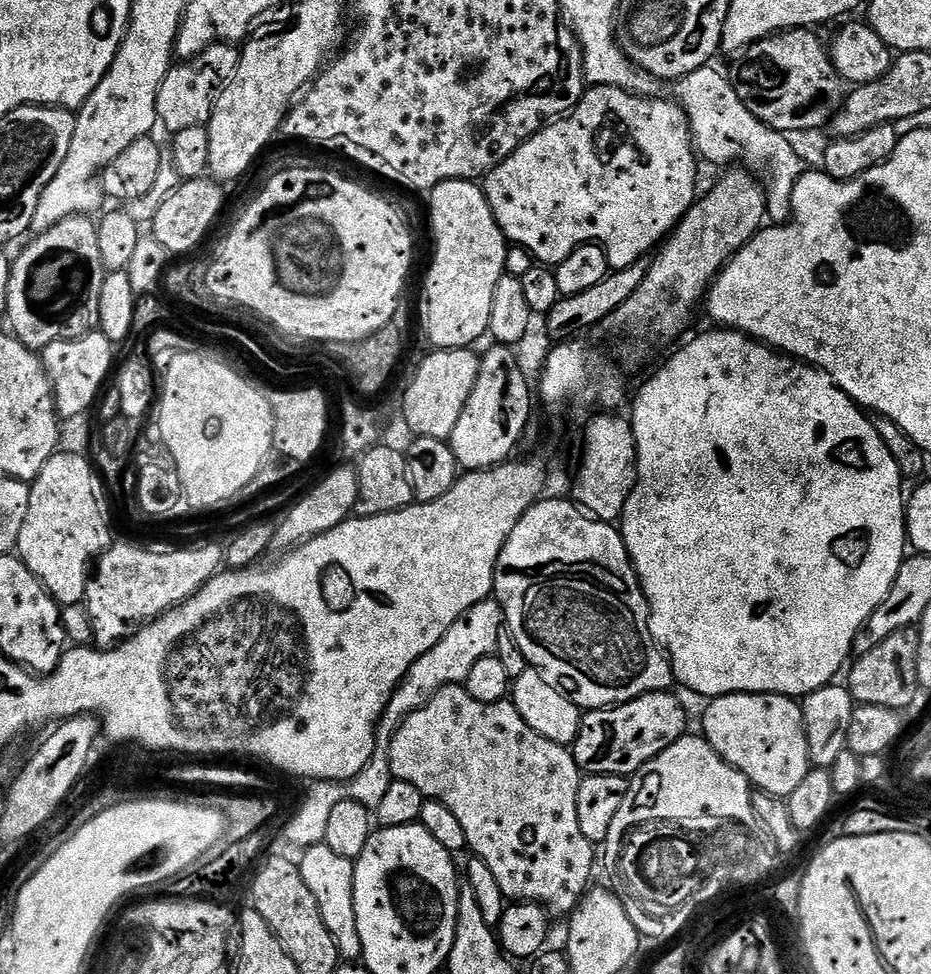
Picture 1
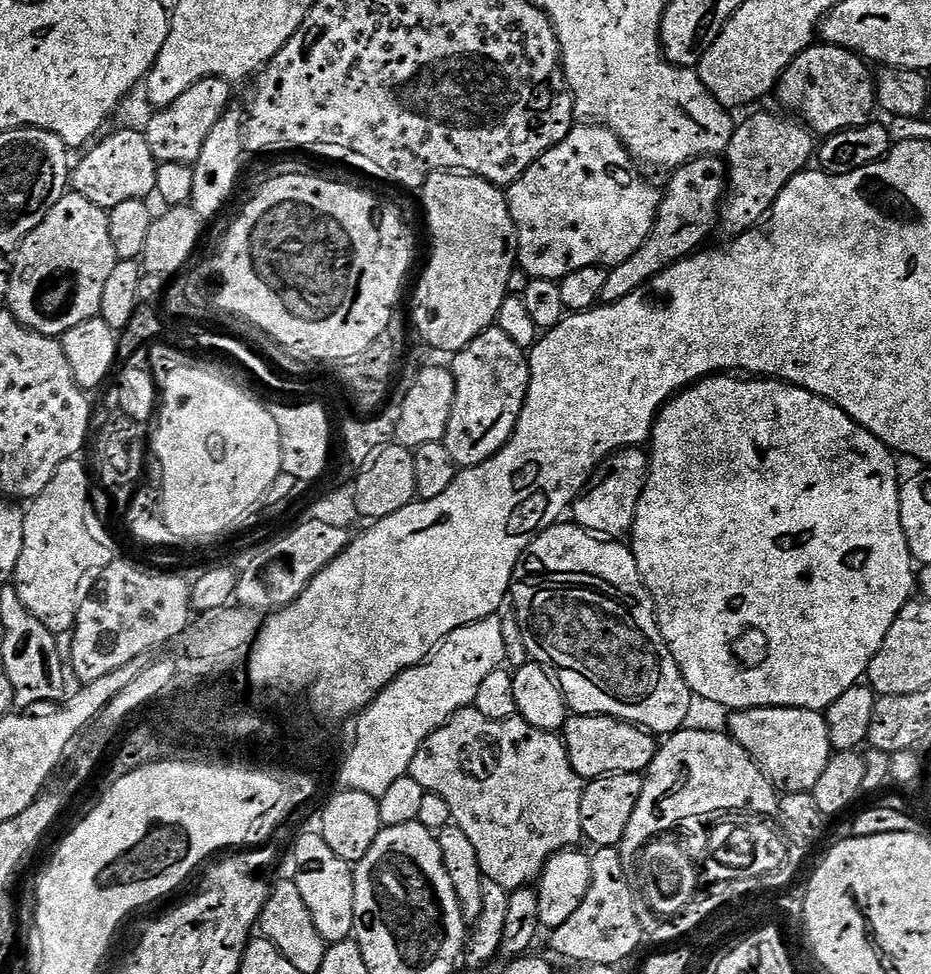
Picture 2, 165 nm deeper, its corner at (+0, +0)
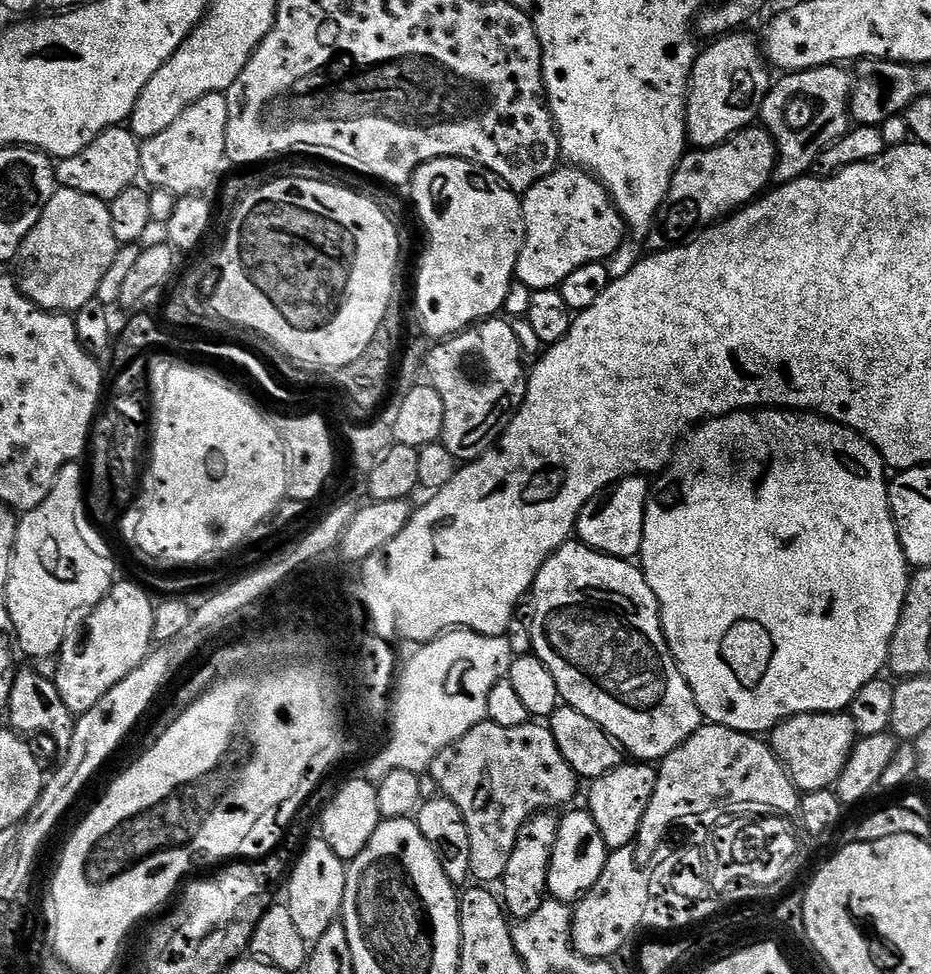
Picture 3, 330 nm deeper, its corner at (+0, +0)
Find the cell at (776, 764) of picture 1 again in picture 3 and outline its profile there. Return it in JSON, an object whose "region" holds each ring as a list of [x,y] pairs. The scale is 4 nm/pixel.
{"region":[[[847,711],[807,712],[780,721],[770,733],[770,747],[781,764],[788,769],[793,784],[801,793],[806,793],[835,785],[857,739],[856,727]]]}

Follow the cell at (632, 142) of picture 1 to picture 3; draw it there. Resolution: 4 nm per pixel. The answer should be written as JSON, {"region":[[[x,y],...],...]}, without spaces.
{"region":[[[560,166],[523,193],[524,245],[515,279],[533,290],[559,288],[578,266],[607,261],[626,237],[626,225],[603,184],[582,168]]]}

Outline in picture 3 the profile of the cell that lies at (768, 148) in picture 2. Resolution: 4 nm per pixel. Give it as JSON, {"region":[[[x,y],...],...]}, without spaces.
{"region":[[[825,66],[808,68],[804,72],[789,72],[781,75],[764,95],[760,103],[759,123],[776,141],[776,175],[777,185],[789,184],[791,180],[799,180],[809,175],[819,161],[821,152],[838,138],[847,134],[850,127],[850,97],[852,95],[853,77],[844,66]]]}

